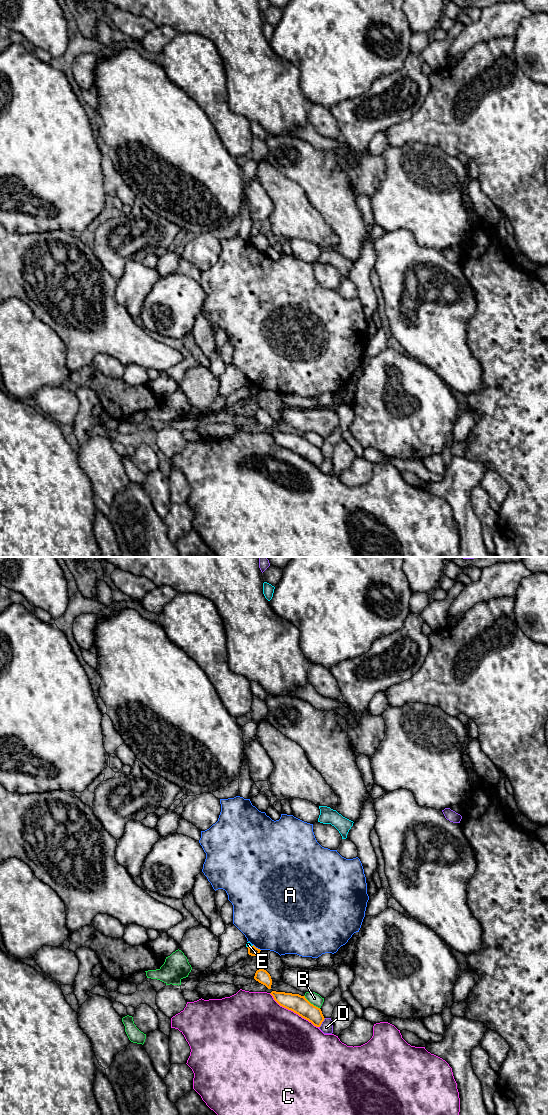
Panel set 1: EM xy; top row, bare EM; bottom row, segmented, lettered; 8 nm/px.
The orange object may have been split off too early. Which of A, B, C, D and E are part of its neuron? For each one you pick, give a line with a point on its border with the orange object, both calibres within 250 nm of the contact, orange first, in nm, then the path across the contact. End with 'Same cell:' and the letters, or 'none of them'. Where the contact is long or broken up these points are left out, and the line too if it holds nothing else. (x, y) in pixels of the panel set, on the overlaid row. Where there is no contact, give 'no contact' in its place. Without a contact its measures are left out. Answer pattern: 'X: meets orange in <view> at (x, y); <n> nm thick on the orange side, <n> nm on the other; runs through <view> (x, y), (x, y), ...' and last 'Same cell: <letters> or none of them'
Same cell: none of them

